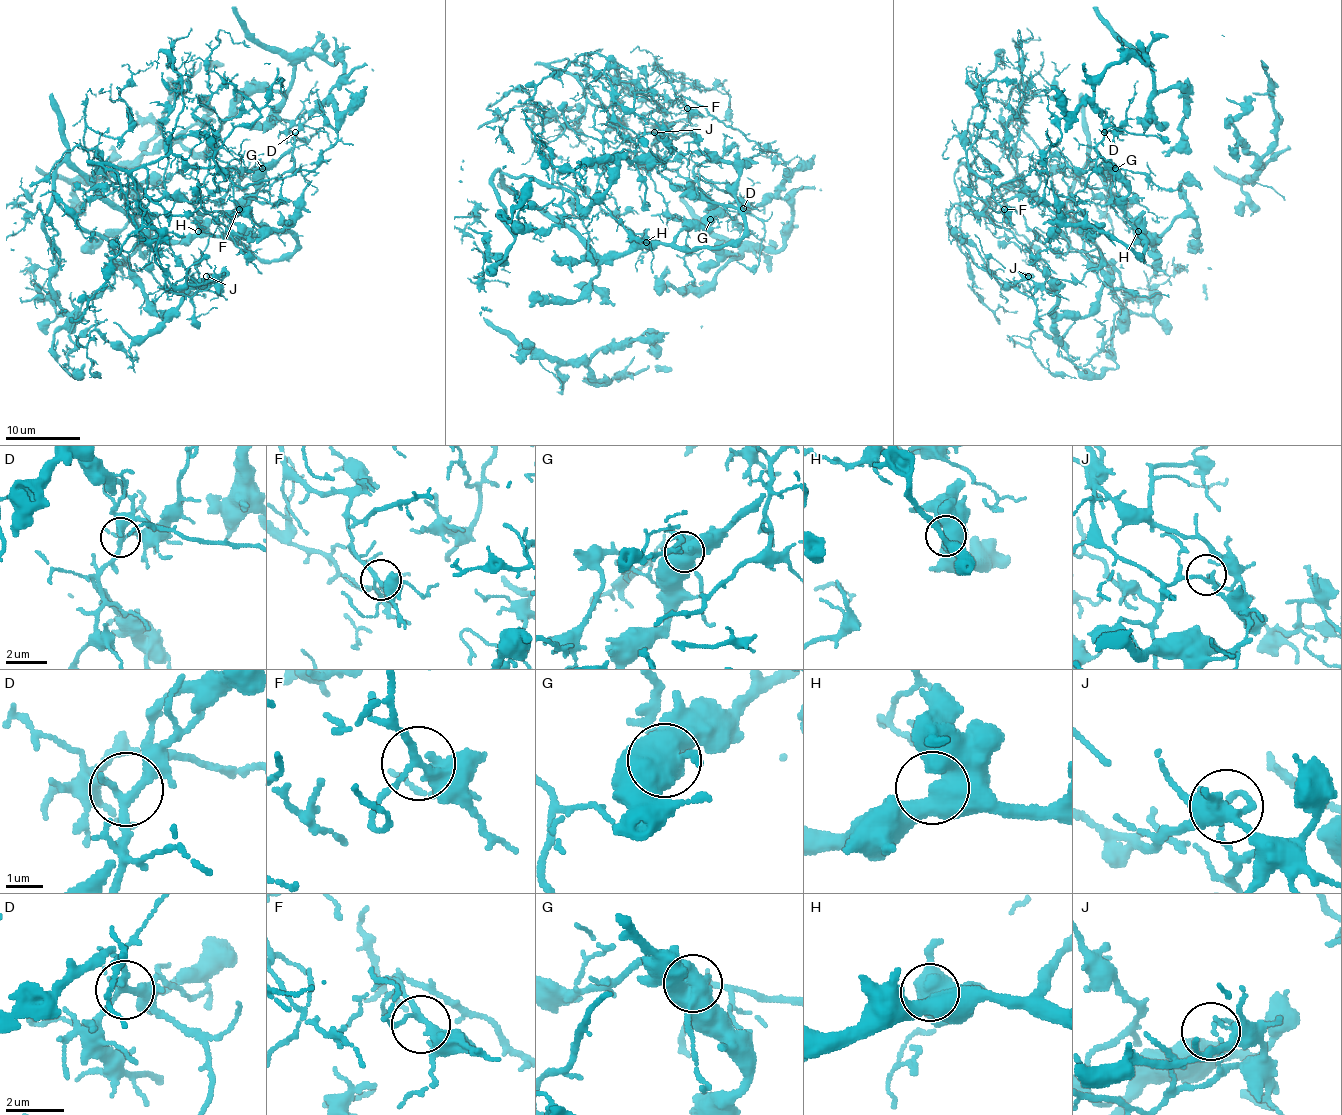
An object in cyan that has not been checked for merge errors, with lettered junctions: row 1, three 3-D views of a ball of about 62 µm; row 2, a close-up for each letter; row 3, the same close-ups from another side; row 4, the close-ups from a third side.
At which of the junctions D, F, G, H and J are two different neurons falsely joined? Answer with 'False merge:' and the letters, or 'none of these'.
False merge: G, J

